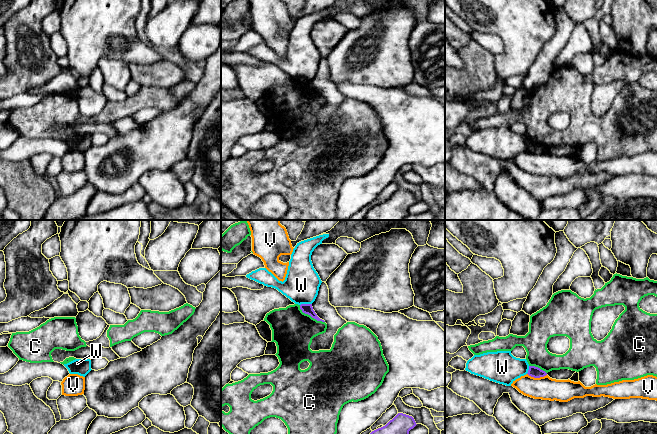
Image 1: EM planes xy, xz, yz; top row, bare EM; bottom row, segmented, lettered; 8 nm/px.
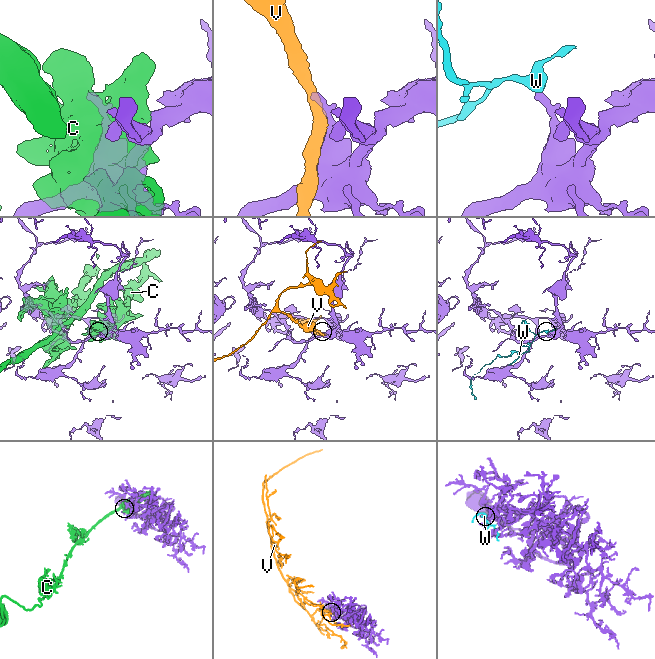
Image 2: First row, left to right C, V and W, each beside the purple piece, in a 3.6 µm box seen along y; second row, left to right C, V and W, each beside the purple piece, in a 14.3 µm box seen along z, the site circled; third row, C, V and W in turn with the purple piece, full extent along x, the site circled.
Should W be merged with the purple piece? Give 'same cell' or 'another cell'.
another cell

